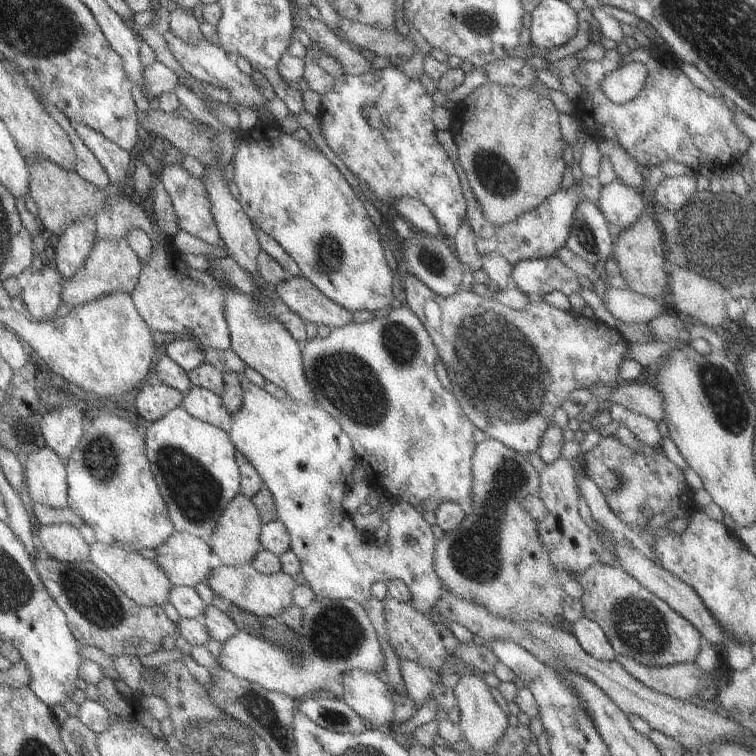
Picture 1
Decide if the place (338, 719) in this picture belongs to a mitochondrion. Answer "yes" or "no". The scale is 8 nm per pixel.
yes

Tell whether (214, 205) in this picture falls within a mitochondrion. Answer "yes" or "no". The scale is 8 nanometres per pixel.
no

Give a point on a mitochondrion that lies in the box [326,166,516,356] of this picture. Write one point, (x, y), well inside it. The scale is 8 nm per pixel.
(435, 265)

